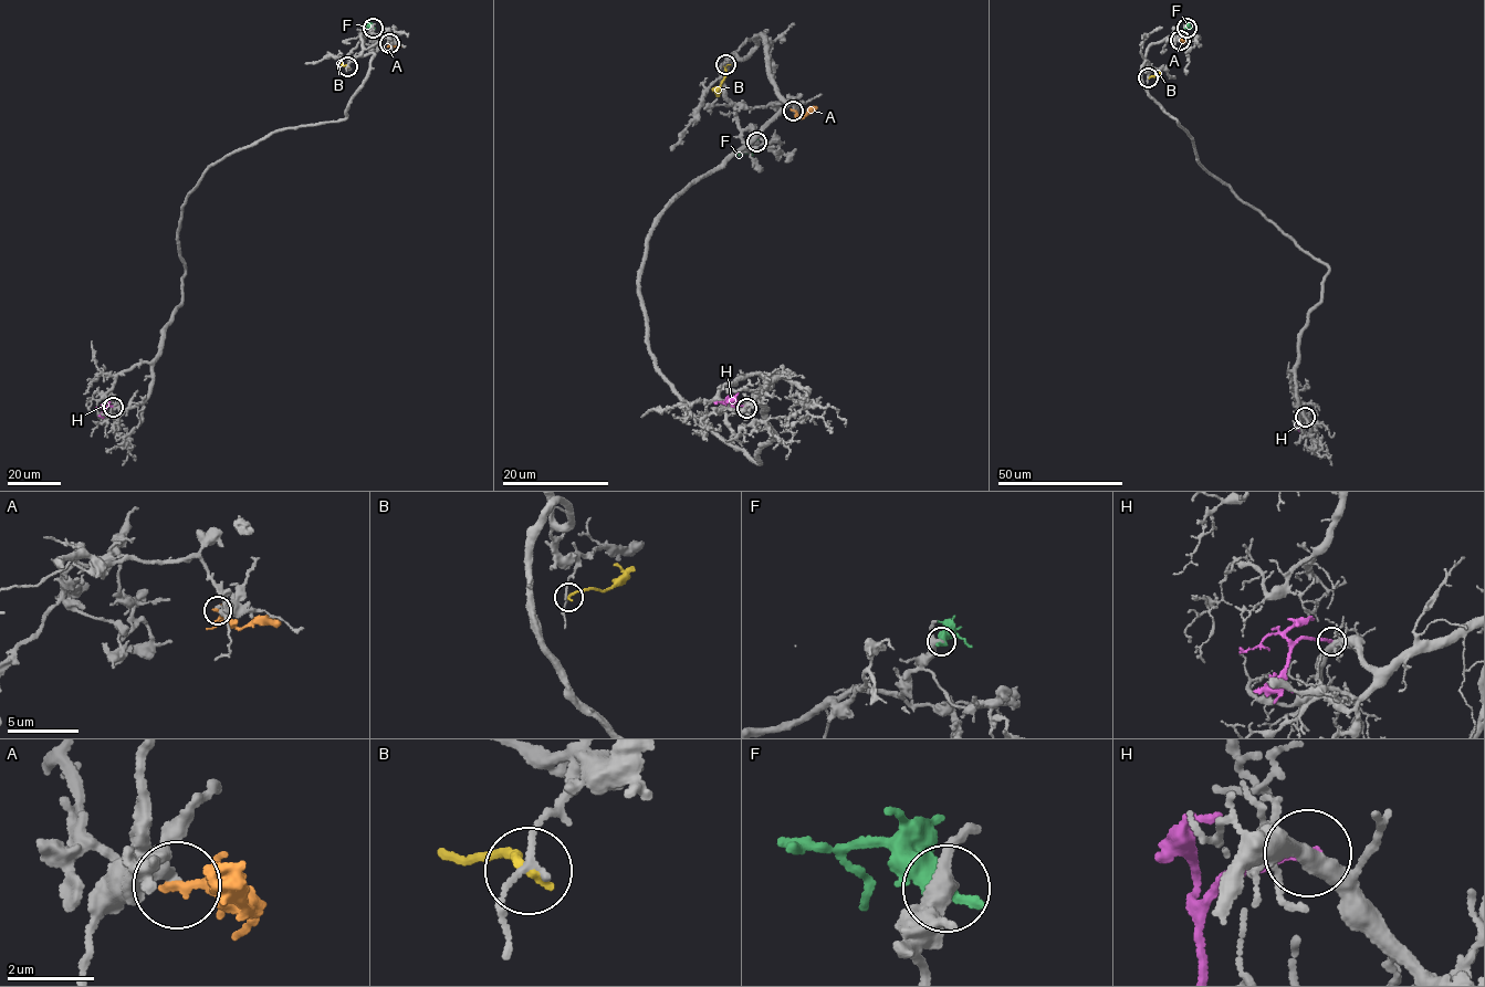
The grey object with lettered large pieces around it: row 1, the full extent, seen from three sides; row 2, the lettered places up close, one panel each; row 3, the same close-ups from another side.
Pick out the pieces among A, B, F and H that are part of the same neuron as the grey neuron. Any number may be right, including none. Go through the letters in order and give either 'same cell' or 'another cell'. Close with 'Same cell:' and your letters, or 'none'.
A: another cell
B: another cell
F: another cell
H: another cell
Same cell: none

